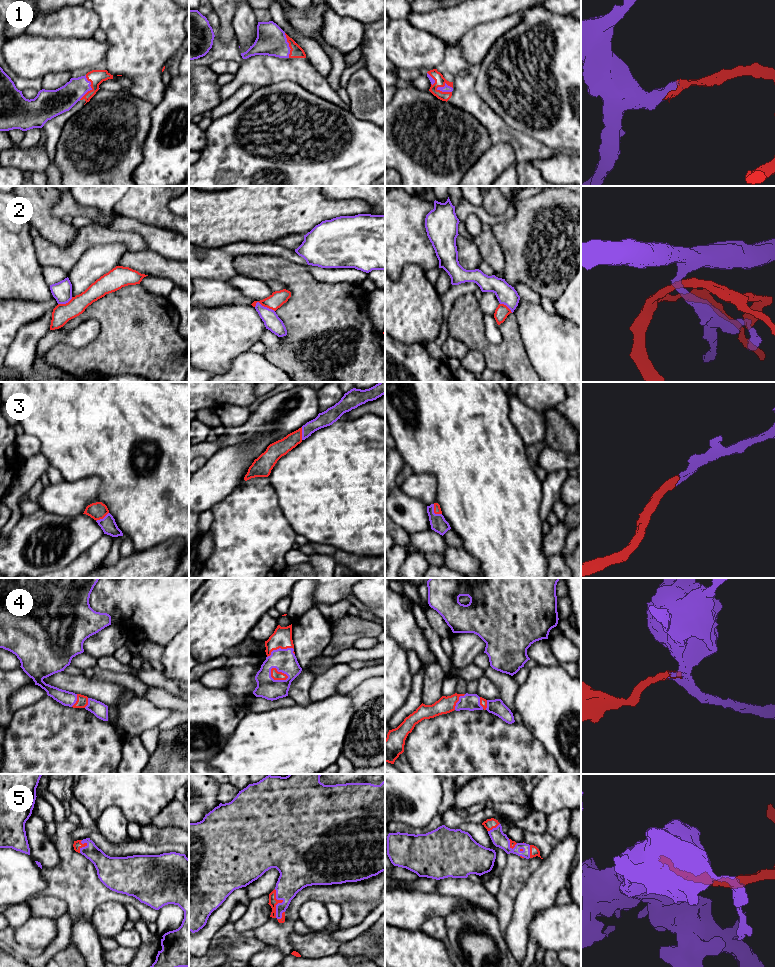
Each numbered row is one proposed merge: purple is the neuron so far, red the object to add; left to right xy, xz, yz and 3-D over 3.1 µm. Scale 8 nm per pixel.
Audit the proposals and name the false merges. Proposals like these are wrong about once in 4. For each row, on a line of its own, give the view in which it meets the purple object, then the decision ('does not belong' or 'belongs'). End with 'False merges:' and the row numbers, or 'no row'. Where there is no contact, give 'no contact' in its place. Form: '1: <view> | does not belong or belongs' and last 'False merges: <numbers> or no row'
1: yz | belongs
2: xz | does not belong
3: yz | belongs
4: xz | belongs
5: xz | belongs
False merges: 2

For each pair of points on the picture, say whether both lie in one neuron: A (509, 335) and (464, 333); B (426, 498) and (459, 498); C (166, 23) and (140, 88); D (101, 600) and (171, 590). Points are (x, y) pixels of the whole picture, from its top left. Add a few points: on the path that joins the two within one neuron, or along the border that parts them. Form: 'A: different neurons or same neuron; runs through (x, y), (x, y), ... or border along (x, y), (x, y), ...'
A: same neuron; runs through (500, 347), (486, 348), (476, 339)
B: different neurons; border along (432, 475), (437, 481), (436, 502)
C: same neuron; runs through (150, 39), (144, 45), (144, 72)
D: same neuron; runs through (118, 596), (154, 595)

